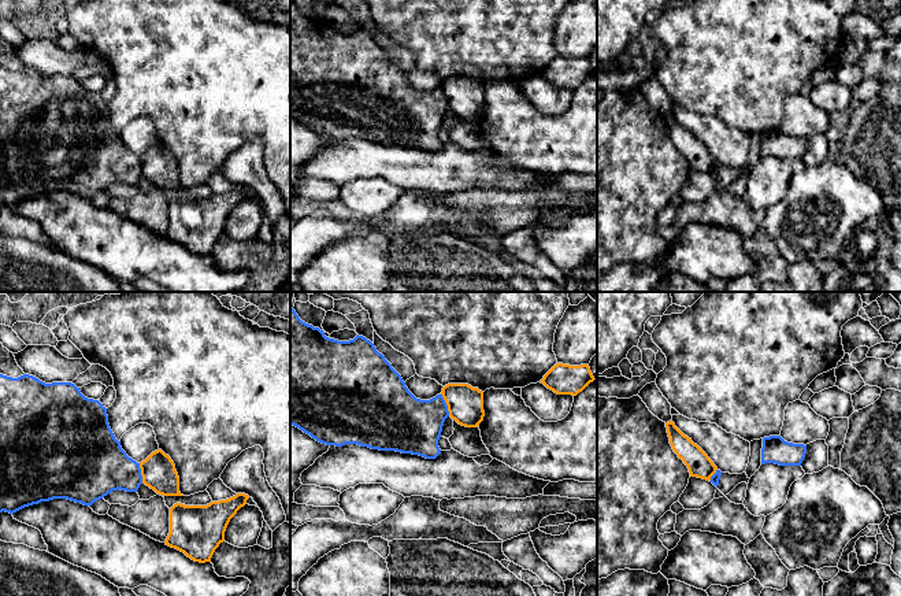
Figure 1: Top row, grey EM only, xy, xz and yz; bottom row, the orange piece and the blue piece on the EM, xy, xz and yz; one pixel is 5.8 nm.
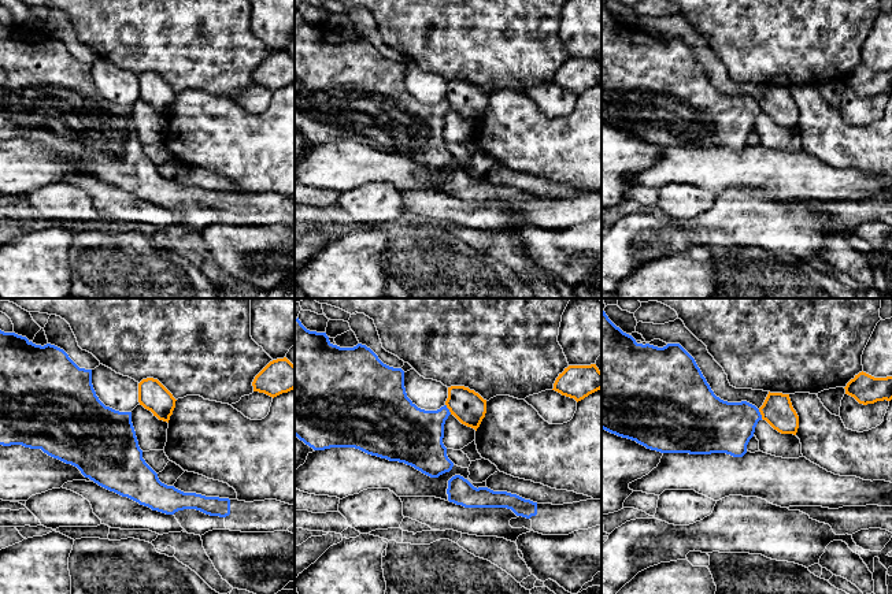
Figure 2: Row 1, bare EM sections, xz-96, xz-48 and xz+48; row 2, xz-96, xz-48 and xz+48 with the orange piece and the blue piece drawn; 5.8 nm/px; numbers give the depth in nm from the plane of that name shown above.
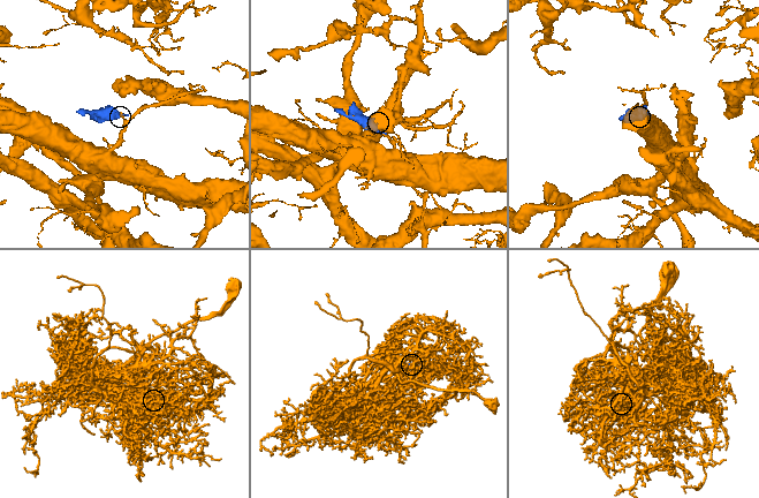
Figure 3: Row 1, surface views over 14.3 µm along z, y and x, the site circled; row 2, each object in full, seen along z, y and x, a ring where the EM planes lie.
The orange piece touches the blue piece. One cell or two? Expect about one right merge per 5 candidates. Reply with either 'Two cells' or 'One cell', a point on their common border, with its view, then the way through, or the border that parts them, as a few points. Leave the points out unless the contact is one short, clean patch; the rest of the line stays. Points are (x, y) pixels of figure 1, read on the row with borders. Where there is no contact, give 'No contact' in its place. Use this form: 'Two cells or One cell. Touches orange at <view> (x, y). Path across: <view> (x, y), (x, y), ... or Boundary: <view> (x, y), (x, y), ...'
Two cells. Touches orange at xz (447, 404). Boundary: xz (441, 393), (449, 415)

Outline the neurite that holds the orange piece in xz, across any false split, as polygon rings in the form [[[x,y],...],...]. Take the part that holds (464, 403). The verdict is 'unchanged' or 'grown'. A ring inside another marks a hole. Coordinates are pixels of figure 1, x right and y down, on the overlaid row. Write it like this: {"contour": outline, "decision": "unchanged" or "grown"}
{"contour": [[[448,384],[441,392],[449,417],[466,427],[477,427],[483,421],[483,392],[468,384]]], "decision": "unchanged"}

